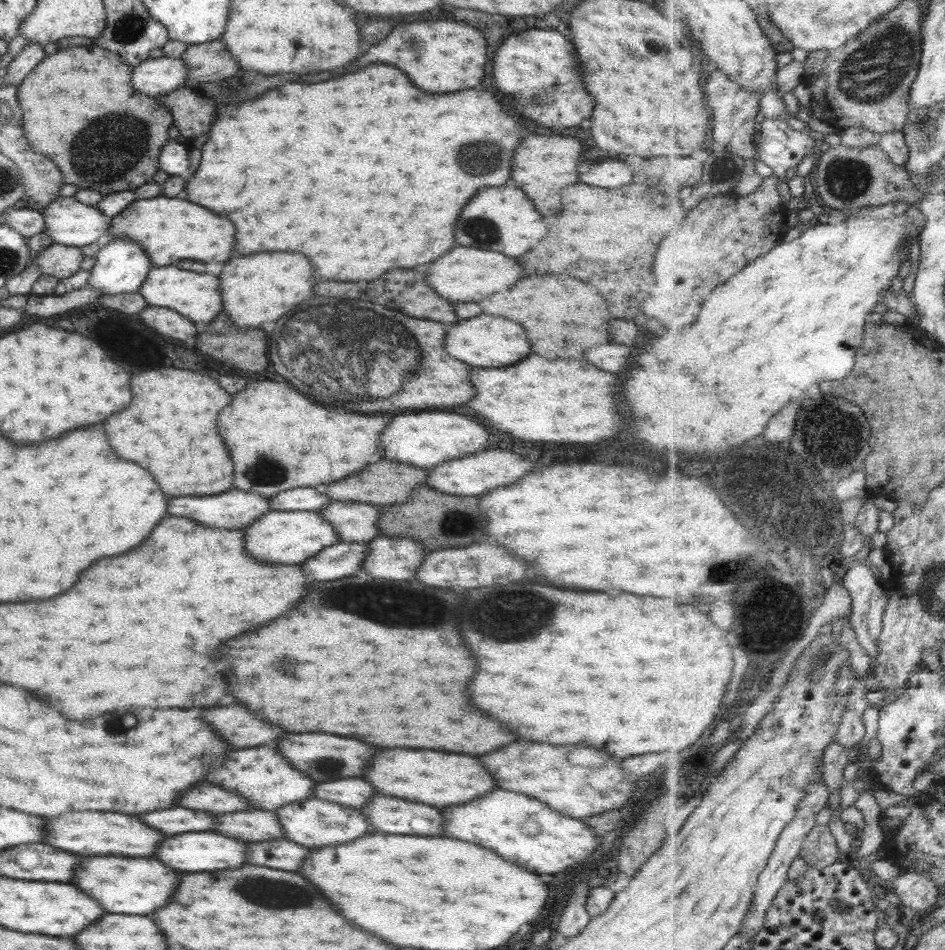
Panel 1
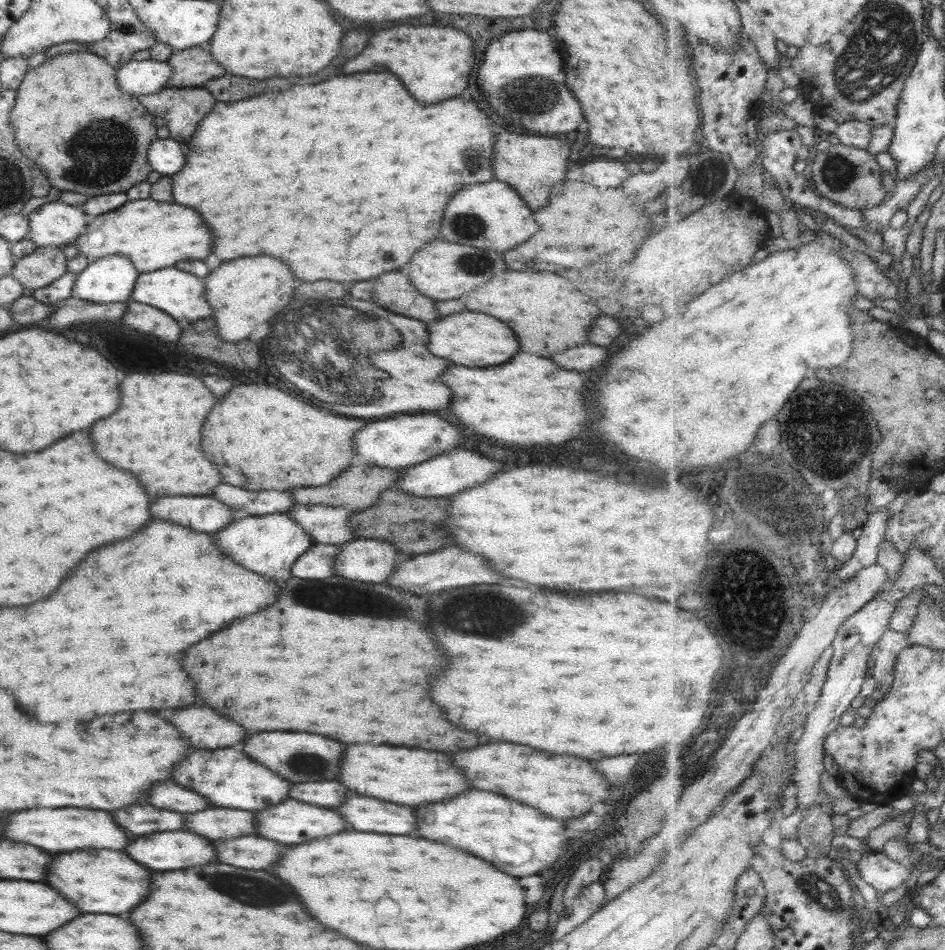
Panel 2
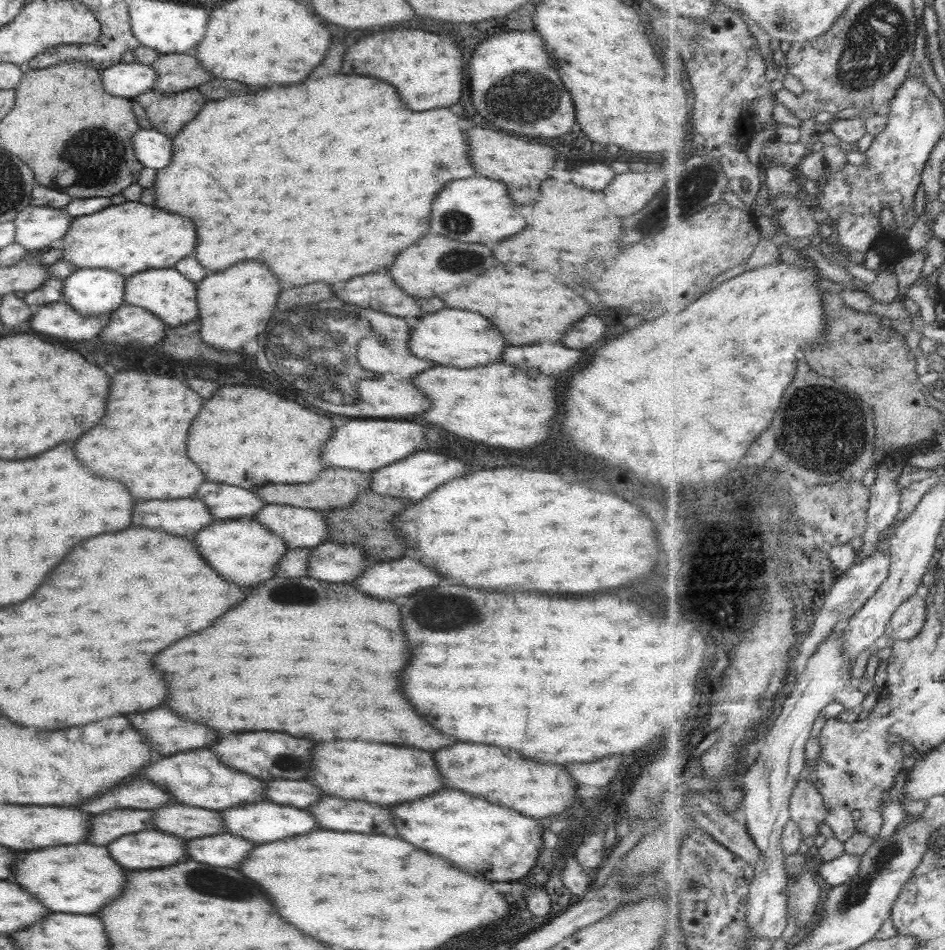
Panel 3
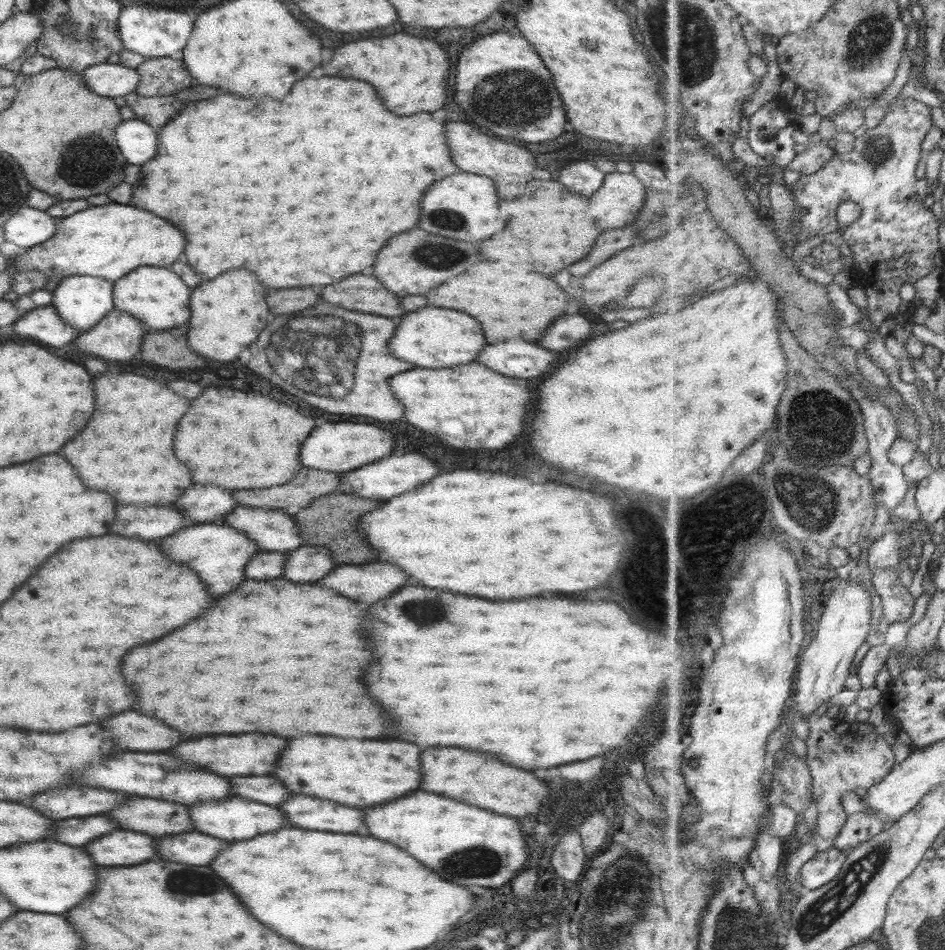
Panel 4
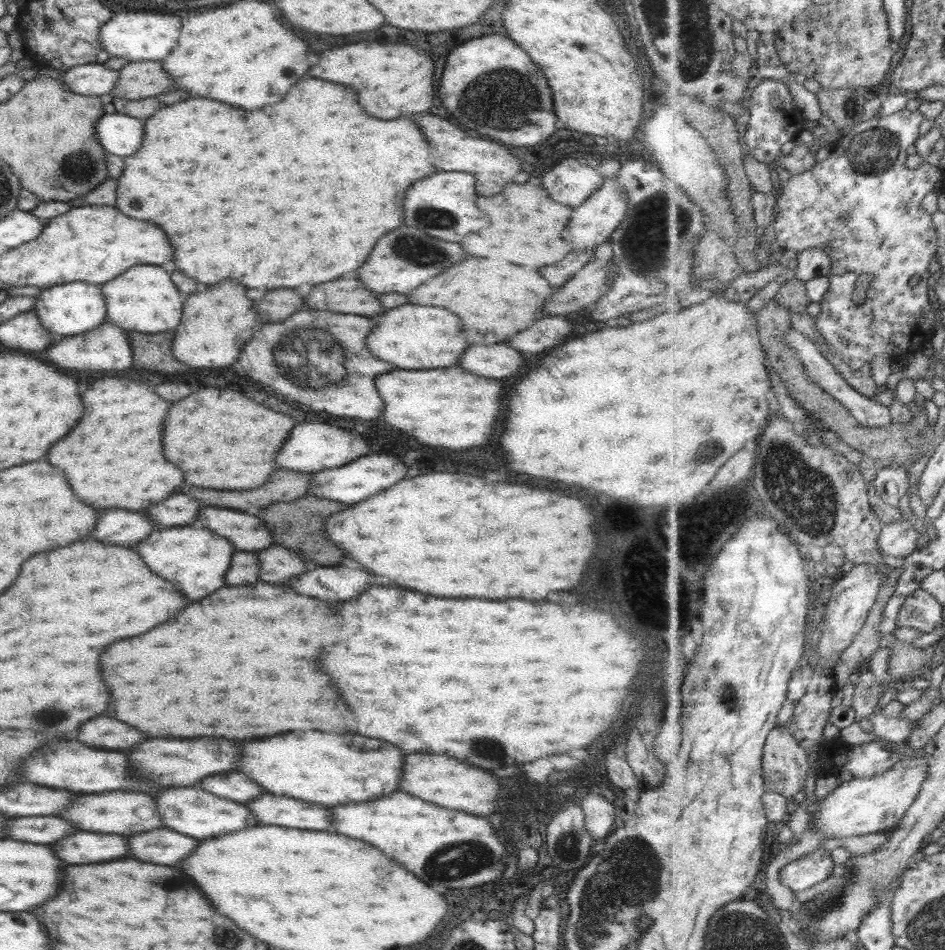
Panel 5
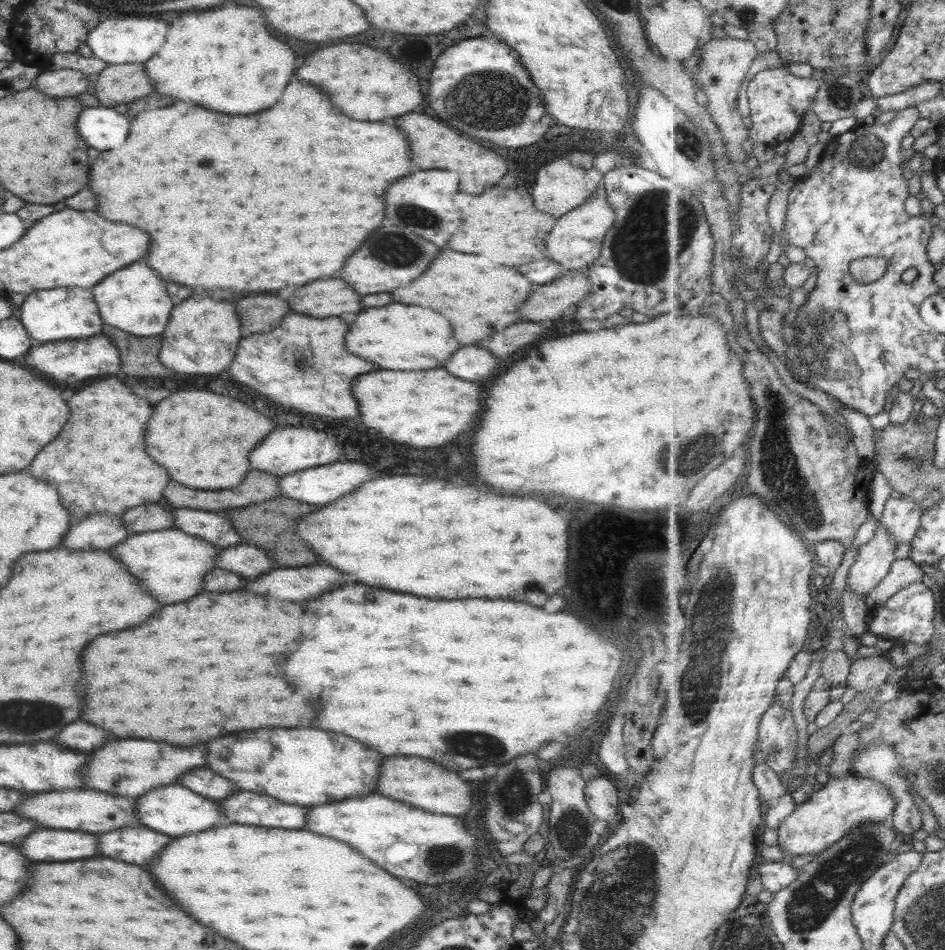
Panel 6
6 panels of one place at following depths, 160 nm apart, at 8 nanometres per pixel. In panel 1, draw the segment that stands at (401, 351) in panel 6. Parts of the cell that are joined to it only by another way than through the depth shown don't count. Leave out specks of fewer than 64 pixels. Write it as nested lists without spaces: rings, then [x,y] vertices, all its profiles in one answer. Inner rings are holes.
[[[479,314],[475,318],[466,318],[459,320],[445,332],[445,342],[443,348],[445,352],[467,364],[467,366],[475,366],[479,368],[501,368],[501,366],[509,366],[515,364],[517,360],[525,358],[529,354],[529,344],[527,344],[527,334],[523,332],[523,328],[515,322],[509,322],[505,318],[493,318],[493,316],[485,316]]]

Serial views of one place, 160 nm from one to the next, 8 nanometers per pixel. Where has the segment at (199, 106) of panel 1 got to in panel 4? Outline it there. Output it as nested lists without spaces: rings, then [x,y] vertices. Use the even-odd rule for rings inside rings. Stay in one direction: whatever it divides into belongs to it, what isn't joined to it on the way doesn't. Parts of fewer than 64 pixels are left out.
[[[134,92],[121,96],[126,106],[135,114],[135,119],[146,122],[153,129],[162,127],[180,108],[189,101],[179,100],[174,95],[165,96],[139,96]]]

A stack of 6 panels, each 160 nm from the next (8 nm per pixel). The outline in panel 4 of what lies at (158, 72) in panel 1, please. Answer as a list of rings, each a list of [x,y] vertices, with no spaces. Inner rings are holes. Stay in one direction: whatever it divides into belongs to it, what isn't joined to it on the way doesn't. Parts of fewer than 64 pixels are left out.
[[[100,63],[87,66],[79,73],[84,85],[93,94],[110,99],[131,93],[138,81],[134,69],[119,64]]]

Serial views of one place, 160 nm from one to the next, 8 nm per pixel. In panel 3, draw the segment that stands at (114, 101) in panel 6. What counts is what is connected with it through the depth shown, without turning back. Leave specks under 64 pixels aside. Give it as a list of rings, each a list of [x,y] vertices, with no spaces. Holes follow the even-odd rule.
[[[191,52],[159,55],[150,67],[156,74],[151,88],[154,92],[177,93],[195,89],[211,78]]]

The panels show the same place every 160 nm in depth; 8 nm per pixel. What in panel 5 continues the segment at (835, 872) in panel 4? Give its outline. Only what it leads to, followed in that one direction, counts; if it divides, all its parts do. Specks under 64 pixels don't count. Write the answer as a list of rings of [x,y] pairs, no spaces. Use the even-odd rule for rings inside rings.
[[[817,849],[786,864],[780,870],[783,885],[795,892],[810,892],[829,880],[835,872],[835,862],[829,851]]]

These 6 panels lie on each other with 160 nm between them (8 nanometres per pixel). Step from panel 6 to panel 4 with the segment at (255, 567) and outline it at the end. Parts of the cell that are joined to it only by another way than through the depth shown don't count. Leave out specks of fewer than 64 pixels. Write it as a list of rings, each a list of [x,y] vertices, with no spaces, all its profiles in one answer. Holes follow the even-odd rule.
[[[299,545],[284,553],[281,578],[297,583],[313,583],[338,566],[330,559],[329,551],[322,546]]]

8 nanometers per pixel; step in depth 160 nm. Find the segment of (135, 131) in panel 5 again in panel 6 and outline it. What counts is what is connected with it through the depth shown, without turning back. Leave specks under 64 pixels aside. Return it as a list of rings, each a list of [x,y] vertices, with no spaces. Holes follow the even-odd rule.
[[[101,105],[98,107],[83,107],[76,118],[76,131],[83,139],[83,142],[87,146],[95,148],[95,150],[115,150],[115,148],[123,144],[129,123],[130,121],[126,114],[119,114],[112,108],[105,108]]]

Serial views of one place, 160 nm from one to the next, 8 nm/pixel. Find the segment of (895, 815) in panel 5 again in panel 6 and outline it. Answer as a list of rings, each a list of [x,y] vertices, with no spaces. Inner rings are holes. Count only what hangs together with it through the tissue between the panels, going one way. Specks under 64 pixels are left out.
[[[855,774],[843,778],[828,779],[822,789],[813,792],[810,797],[798,800],[793,812],[779,824],[778,846],[785,852],[787,859],[792,854],[818,854],[827,850],[832,844],[838,843],[851,830],[862,824],[892,823],[898,799],[890,792],[890,787],[881,781]]]

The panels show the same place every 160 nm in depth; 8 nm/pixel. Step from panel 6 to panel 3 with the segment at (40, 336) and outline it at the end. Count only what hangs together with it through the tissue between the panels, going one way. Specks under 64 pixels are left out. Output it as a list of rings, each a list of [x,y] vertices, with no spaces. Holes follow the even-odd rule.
[[[81,268],[62,280],[61,300],[81,316],[105,314],[122,304],[124,277],[106,268]]]

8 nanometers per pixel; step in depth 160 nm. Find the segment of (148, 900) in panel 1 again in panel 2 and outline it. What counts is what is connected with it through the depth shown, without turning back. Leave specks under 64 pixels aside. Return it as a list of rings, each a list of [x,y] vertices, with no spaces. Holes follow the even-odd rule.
[[[75,850],[53,854],[51,864],[45,866],[43,882],[59,896],[67,898],[77,910],[89,914],[123,914],[139,904],[149,890],[149,870],[131,862],[117,850]]]

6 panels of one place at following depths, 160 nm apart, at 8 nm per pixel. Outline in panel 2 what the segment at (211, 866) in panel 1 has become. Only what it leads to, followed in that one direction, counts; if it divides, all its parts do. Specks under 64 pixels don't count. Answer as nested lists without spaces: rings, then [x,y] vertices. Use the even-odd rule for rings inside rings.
[[[173,830],[169,834],[149,834],[145,838],[135,838],[125,846],[125,854],[133,862],[139,862],[149,870],[181,870],[187,866],[201,866],[213,862],[213,842],[185,830]]]

